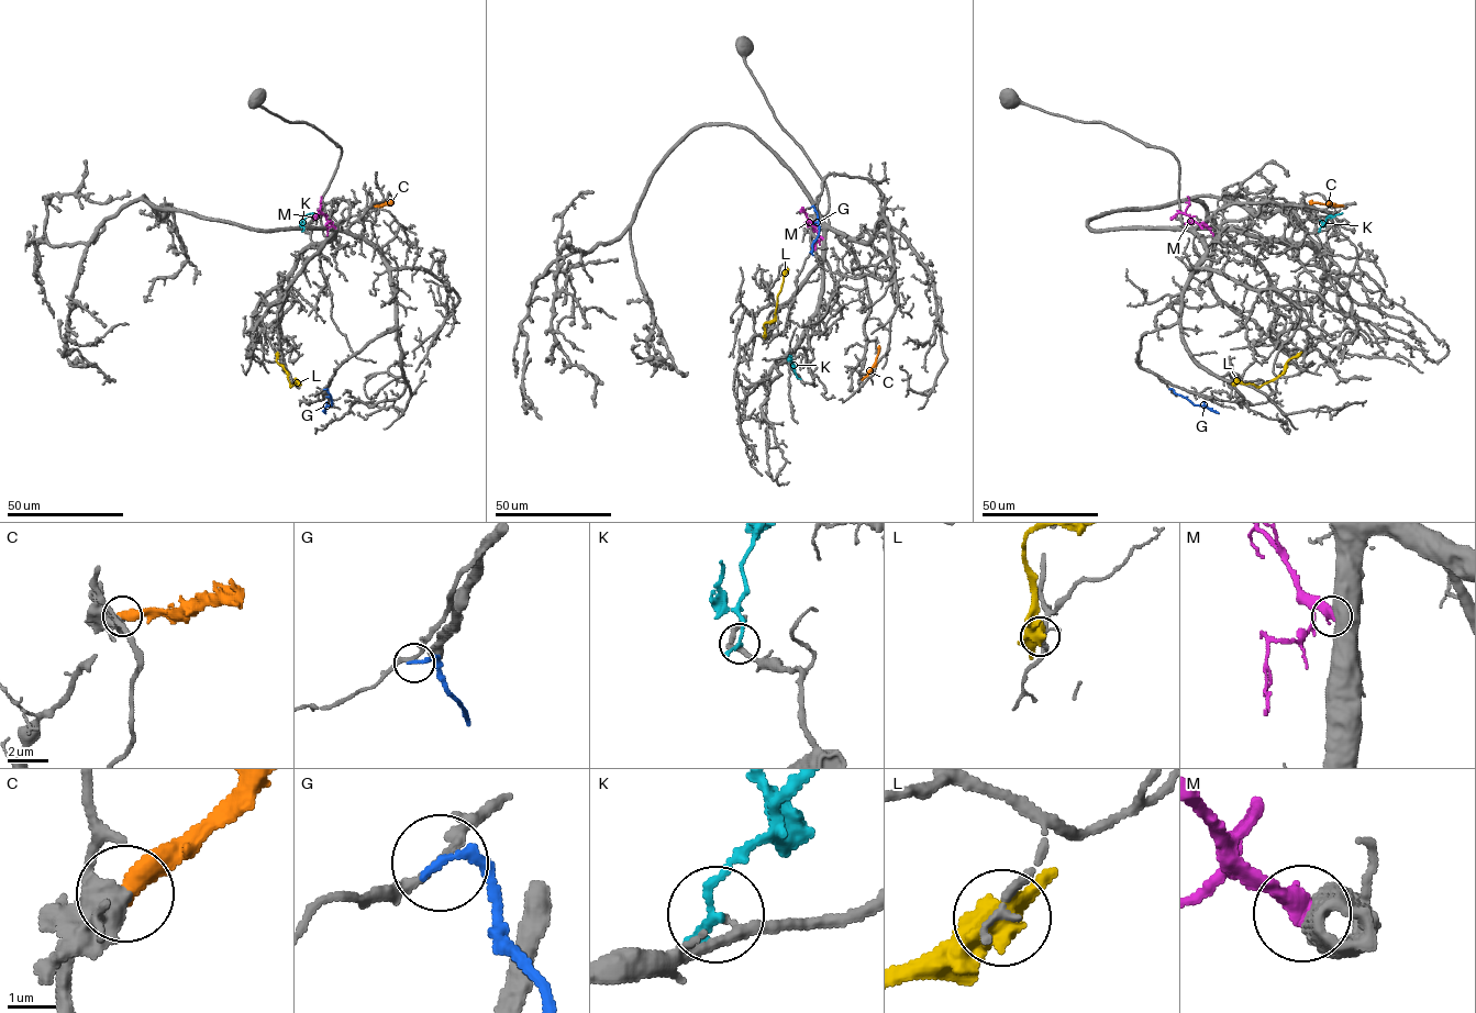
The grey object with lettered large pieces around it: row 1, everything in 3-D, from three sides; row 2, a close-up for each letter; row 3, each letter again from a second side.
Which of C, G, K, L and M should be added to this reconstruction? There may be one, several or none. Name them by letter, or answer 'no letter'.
no letter

